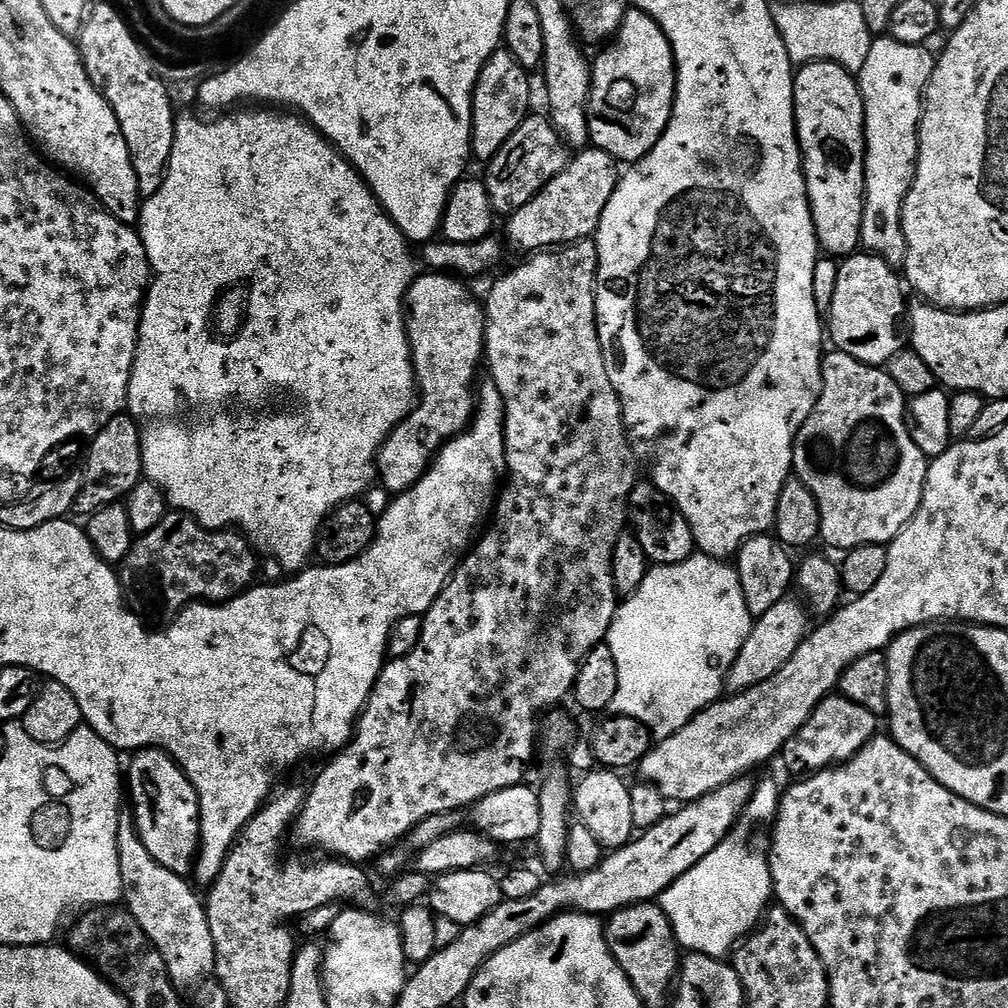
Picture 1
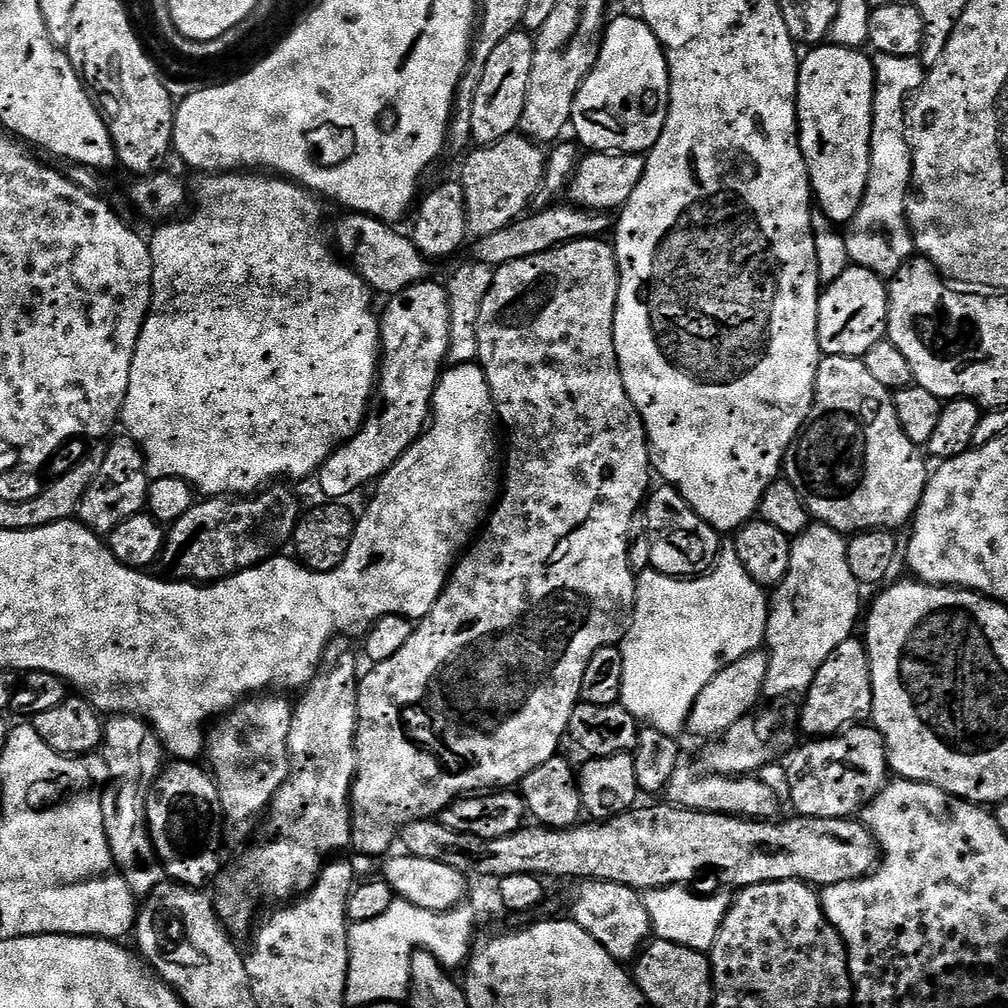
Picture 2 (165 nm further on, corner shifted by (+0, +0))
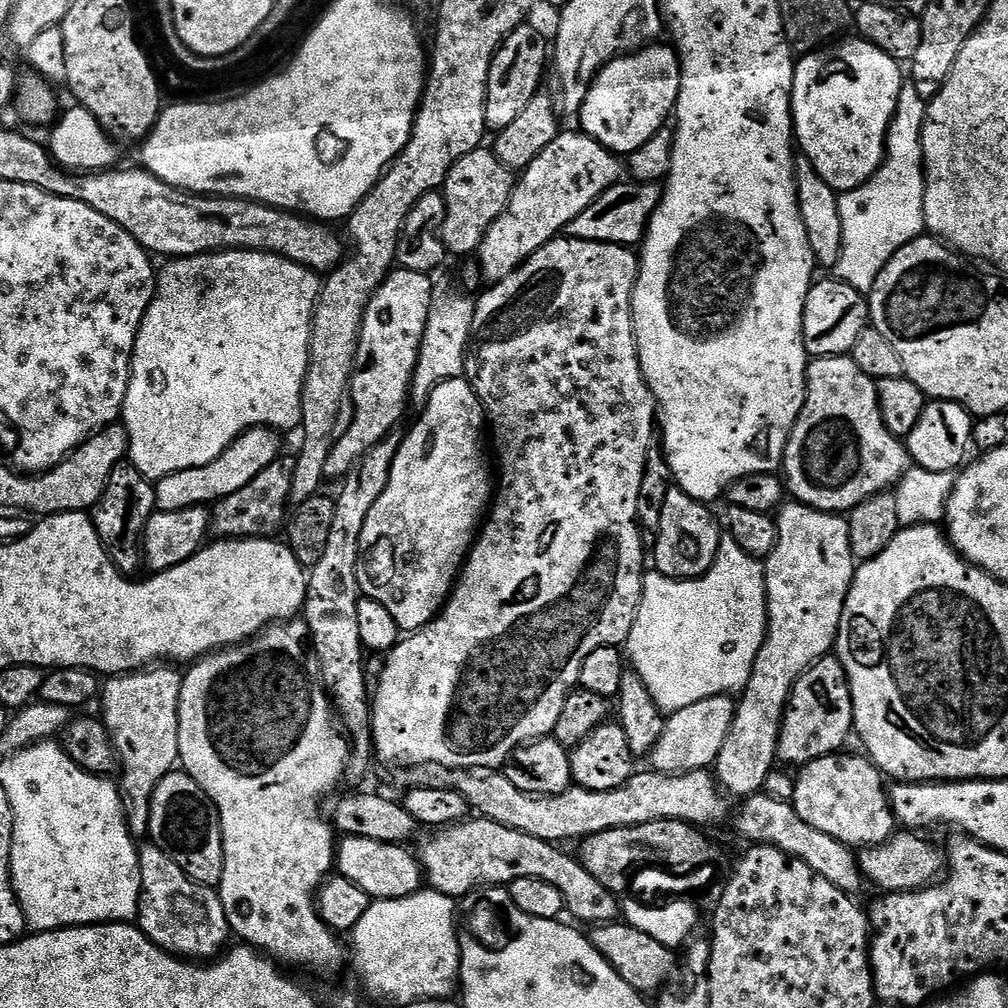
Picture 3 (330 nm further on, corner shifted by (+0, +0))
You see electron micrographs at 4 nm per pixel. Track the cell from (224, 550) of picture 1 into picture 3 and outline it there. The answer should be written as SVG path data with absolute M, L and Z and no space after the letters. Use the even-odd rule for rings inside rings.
M281 455L273 460L262 474L254 478L242 490L237 490L226 498L217 500L212 513L212 532L220 538L233 540L263 540L277 535L276 531L285 527L290 516L290 497L292 494L292 479L296 469L296 457Z

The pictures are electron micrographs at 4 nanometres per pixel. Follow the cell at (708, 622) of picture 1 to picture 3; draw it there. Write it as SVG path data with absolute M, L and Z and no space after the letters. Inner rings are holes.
M724 534L712 569L705 576L695 580L672 580L655 570L645 575L638 614L628 635L626 660L631 671L646 682L646 690L650 690L650 698L654 698L661 712L671 714L706 698L743 692L766 633L768 595L764 565L757 557L746 554L732 536Z

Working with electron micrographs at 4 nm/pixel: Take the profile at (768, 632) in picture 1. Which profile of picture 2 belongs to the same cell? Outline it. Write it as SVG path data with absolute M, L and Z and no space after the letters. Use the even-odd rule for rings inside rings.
M757 650L738 658L730 666L726 666L698 694L694 702L692 712L688 716L687 731L703 738L720 738L734 722L738 722L744 716L749 715L759 700L764 696L764 683L766 682L766 670L768 669L767 651Z

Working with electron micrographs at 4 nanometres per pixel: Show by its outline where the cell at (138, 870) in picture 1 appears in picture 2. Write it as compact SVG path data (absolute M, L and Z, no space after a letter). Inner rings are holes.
M116 714L109 720L112 721L109 724L107 721L102 728L104 768L109 780L105 788L103 785L100 797L106 838L110 842L112 861L132 893L138 898L147 898L166 880L164 862L156 852L152 831L148 828L148 795L162 771L166 749L154 729L140 717Z

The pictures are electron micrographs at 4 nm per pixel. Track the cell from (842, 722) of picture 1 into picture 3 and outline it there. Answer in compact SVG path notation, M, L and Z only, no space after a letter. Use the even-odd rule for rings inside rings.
M867 755L823 756L803 765L795 773L794 798L791 805L802 822L810 822L814 830L838 838L849 846L869 848L891 838L897 831L898 821L890 807L890 792L885 777Z

